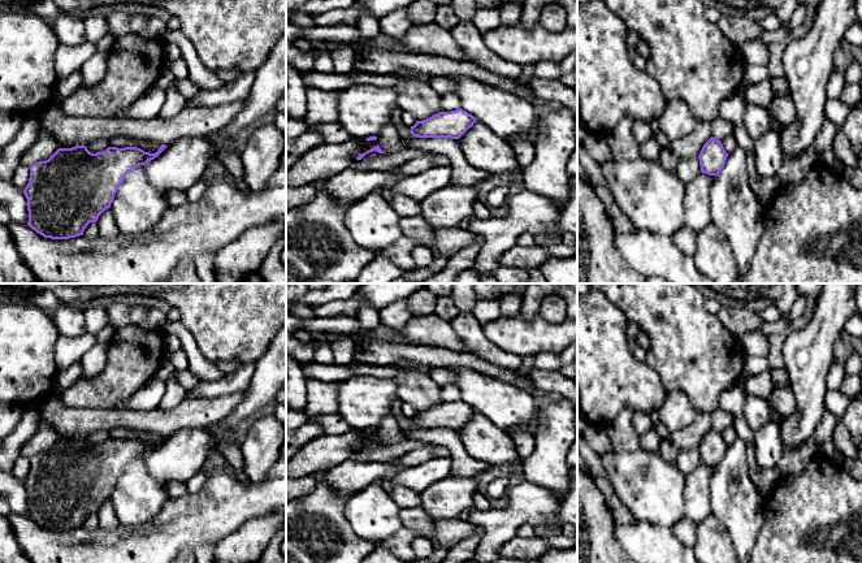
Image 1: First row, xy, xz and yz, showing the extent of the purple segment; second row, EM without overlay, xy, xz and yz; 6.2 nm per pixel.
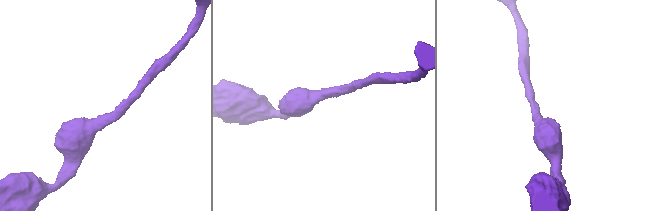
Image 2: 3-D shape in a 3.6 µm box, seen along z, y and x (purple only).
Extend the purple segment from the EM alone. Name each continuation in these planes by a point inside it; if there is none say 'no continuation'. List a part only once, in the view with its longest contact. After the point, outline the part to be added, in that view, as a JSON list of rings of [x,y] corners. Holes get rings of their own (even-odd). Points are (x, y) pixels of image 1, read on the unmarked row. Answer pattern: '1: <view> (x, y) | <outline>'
no continuation

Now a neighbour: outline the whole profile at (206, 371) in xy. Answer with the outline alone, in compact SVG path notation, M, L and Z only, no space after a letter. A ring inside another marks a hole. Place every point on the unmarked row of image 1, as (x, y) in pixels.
M165 321L164 334L177 335L181 341L182 350L187 355L189 371L196 376L202 382L213 382L225 376L217 365L212 361L208 361L202 351L199 350L192 334L190 330L179 321Z

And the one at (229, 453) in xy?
M228 434L225 439L218 441L216 450L217 459L231 471L239 482L243 485L252 484L244 471L241 446L231 438L230 434Z

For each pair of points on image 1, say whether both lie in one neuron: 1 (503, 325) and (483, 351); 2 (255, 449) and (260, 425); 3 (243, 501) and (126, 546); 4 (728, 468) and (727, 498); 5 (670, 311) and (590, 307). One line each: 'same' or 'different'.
1: different
2: same
3: same
4: same
5: different

